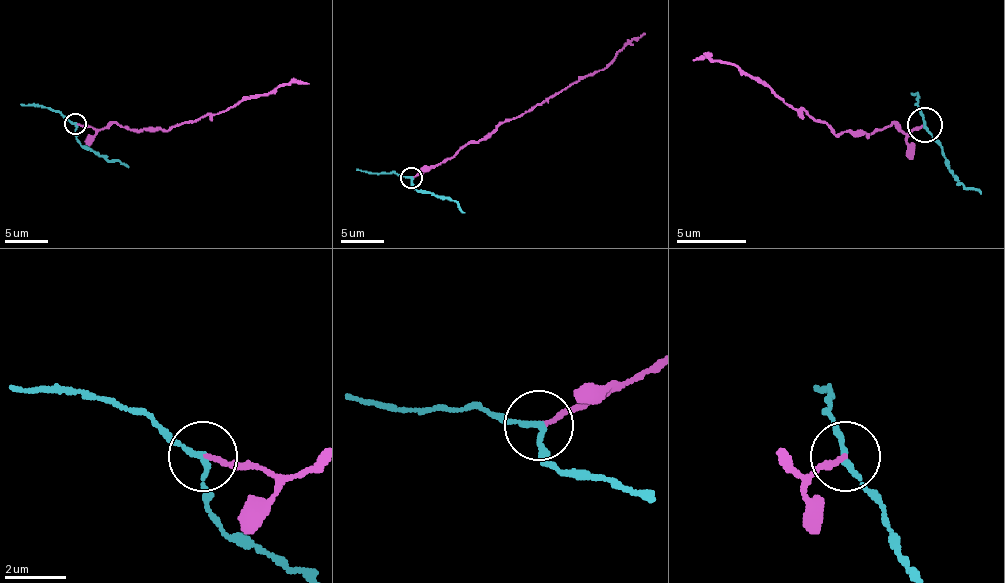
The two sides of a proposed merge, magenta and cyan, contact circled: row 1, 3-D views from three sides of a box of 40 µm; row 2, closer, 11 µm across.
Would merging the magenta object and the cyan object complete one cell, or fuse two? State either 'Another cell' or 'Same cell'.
Another cell

